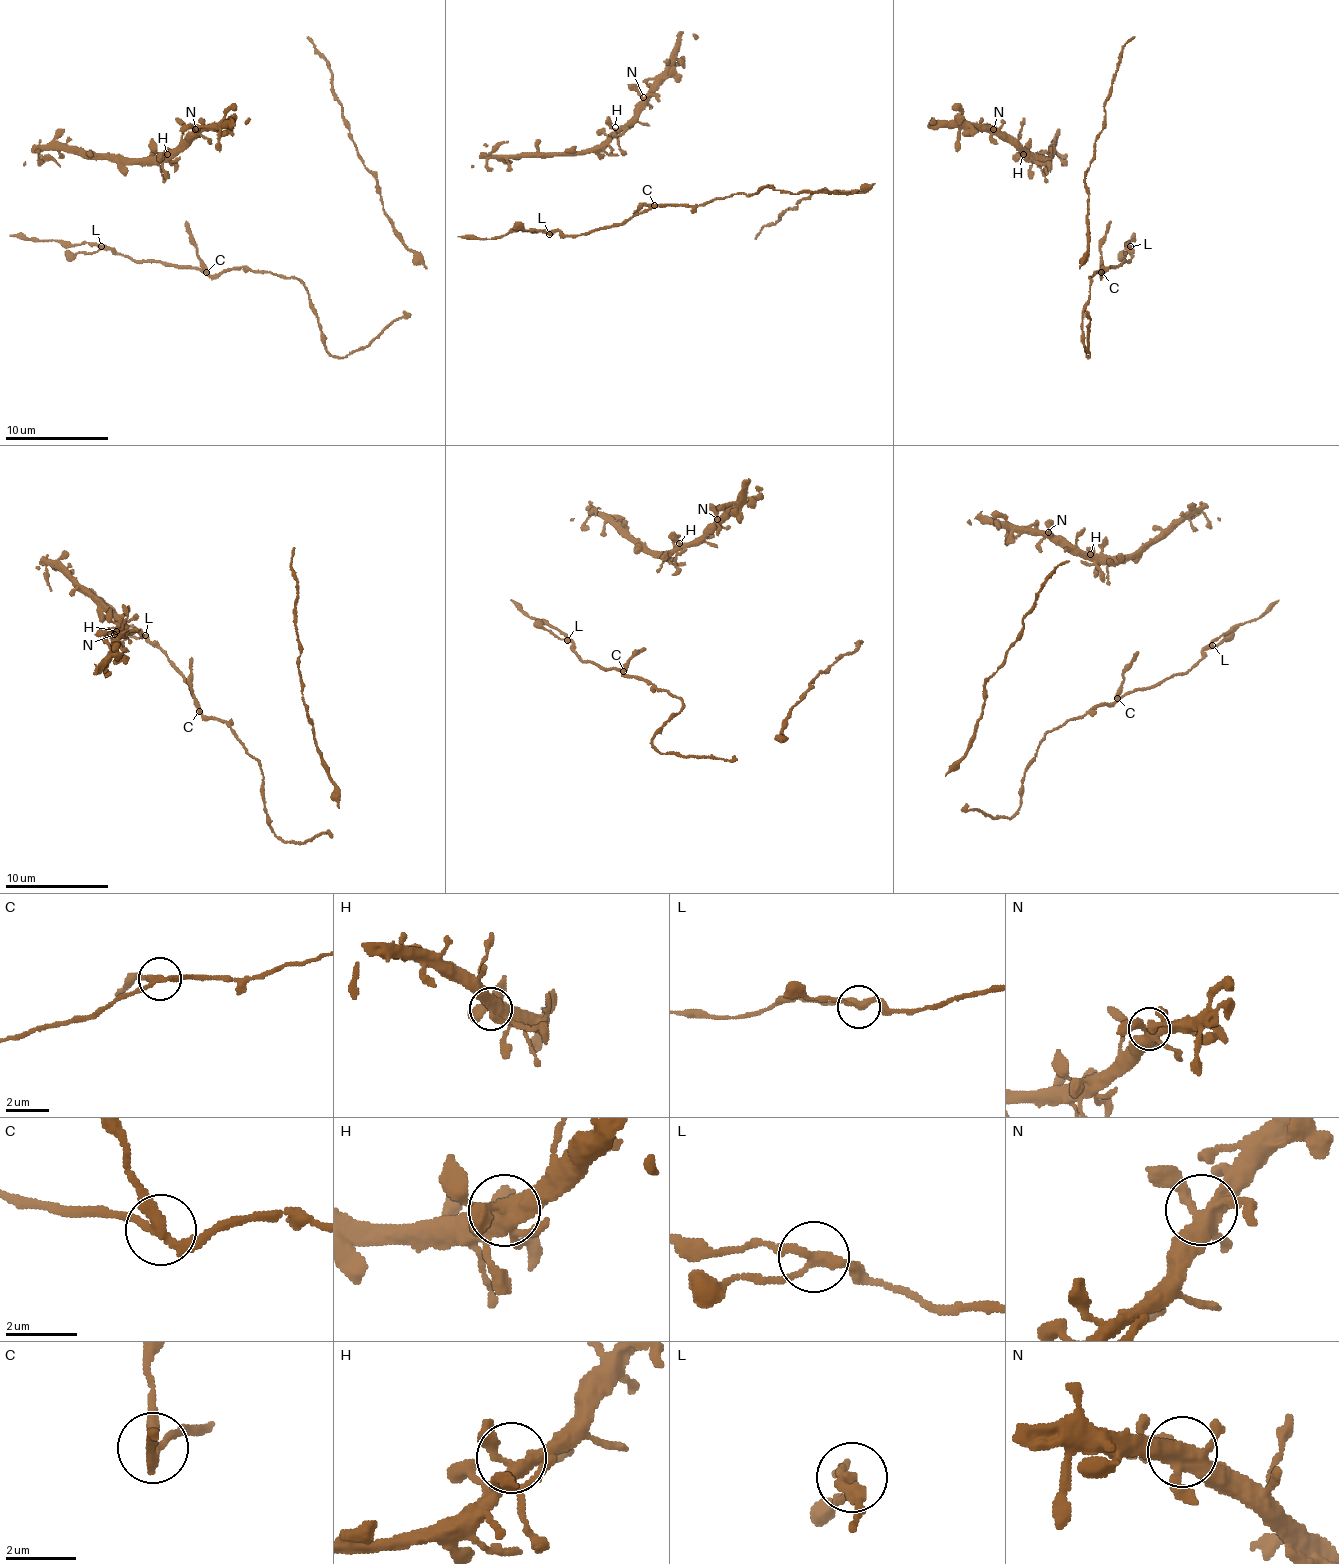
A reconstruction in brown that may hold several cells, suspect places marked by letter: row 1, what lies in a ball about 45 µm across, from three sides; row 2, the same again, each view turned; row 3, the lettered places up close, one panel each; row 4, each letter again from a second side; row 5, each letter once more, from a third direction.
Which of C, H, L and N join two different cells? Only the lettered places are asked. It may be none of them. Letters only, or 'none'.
C

